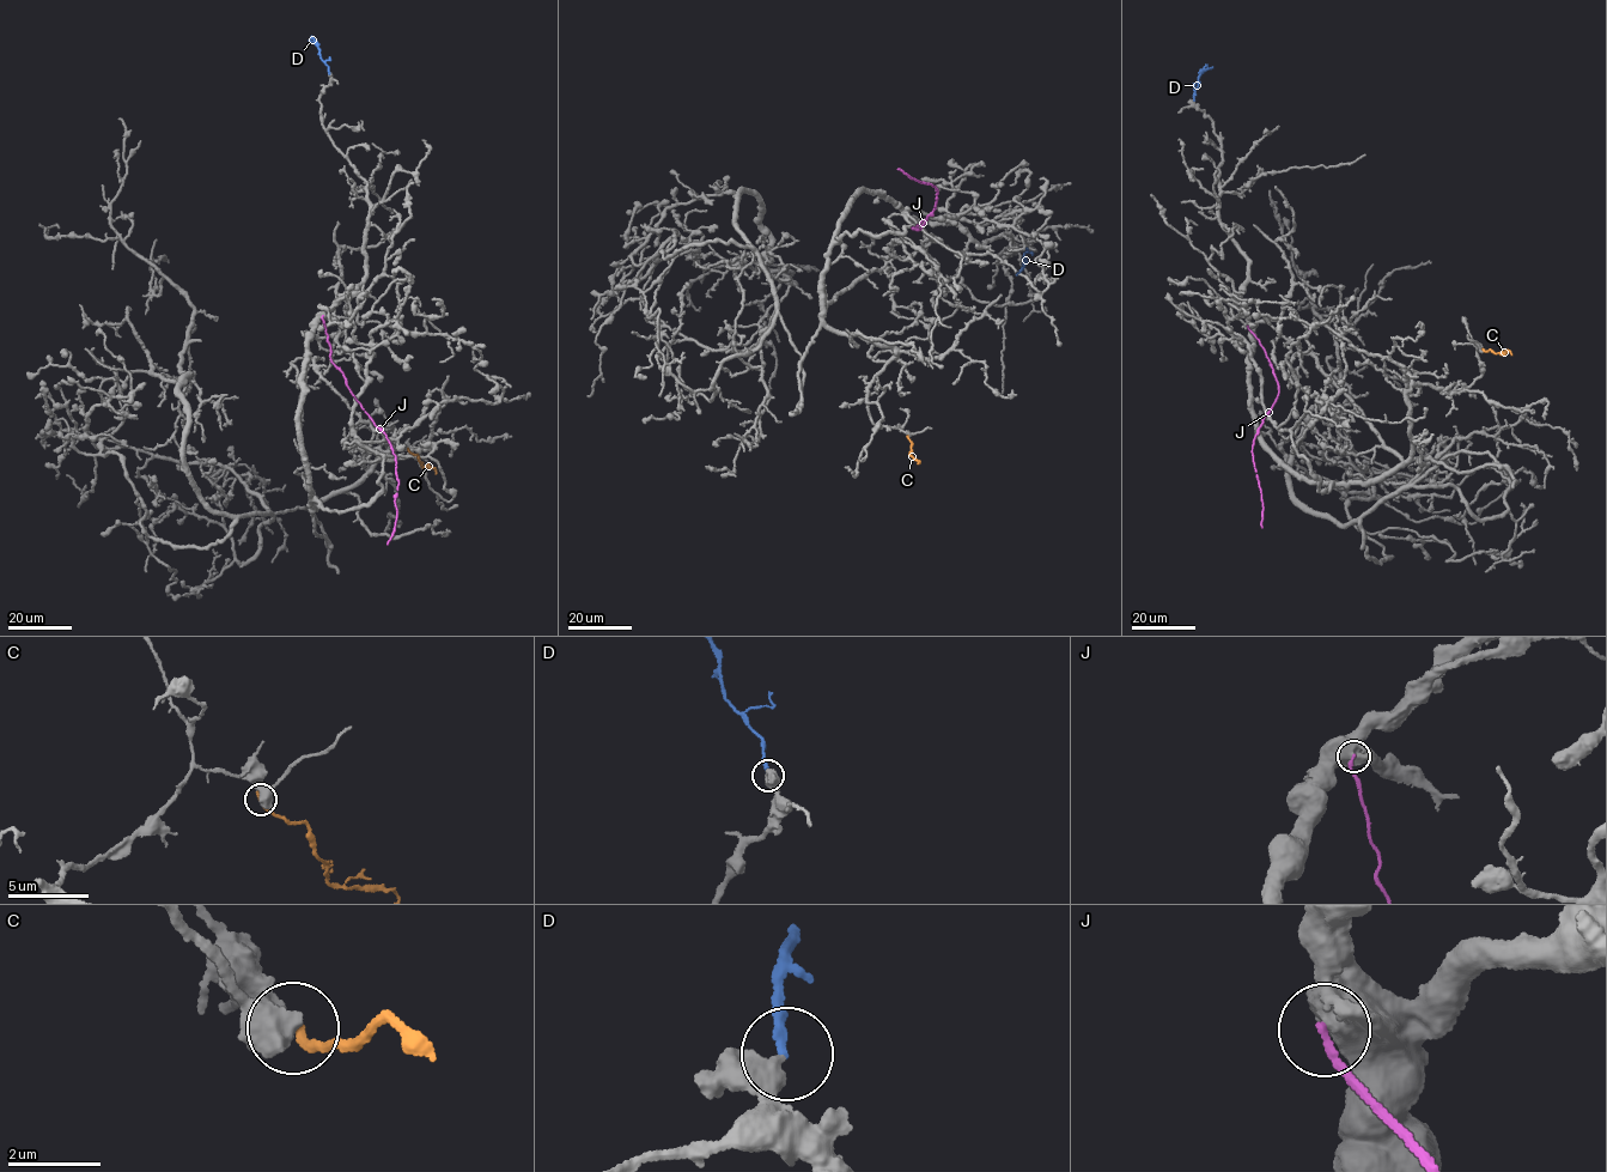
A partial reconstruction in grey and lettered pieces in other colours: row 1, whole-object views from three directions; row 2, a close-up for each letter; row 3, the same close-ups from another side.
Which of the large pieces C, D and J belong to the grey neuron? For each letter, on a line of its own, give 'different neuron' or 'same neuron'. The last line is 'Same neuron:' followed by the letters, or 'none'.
C: same neuron
D: same neuron
J: different neuron
Same neuron: C, D

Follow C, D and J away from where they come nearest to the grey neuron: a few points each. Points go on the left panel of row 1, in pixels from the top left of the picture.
C: (408, 450), (417, 454), (421, 465), (434, 468), (436, 474)
D: (329, 73), (320, 48), (309, 40)
J: (323, 316), (330, 359), (361, 408), (384, 433), (395, 456), (397, 515), (388, 544)

